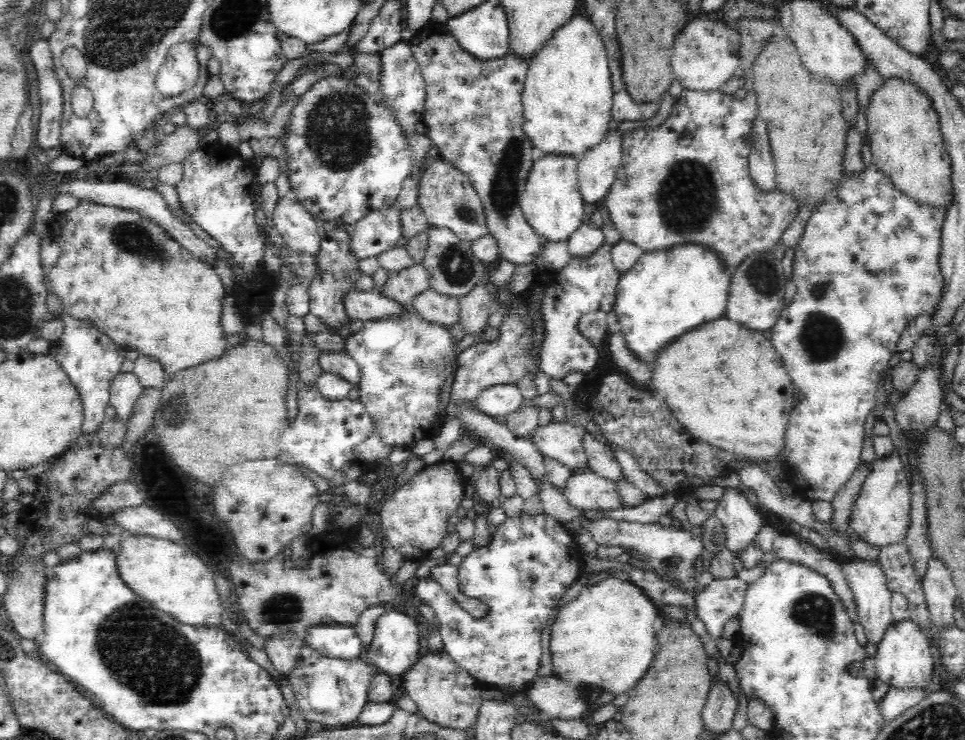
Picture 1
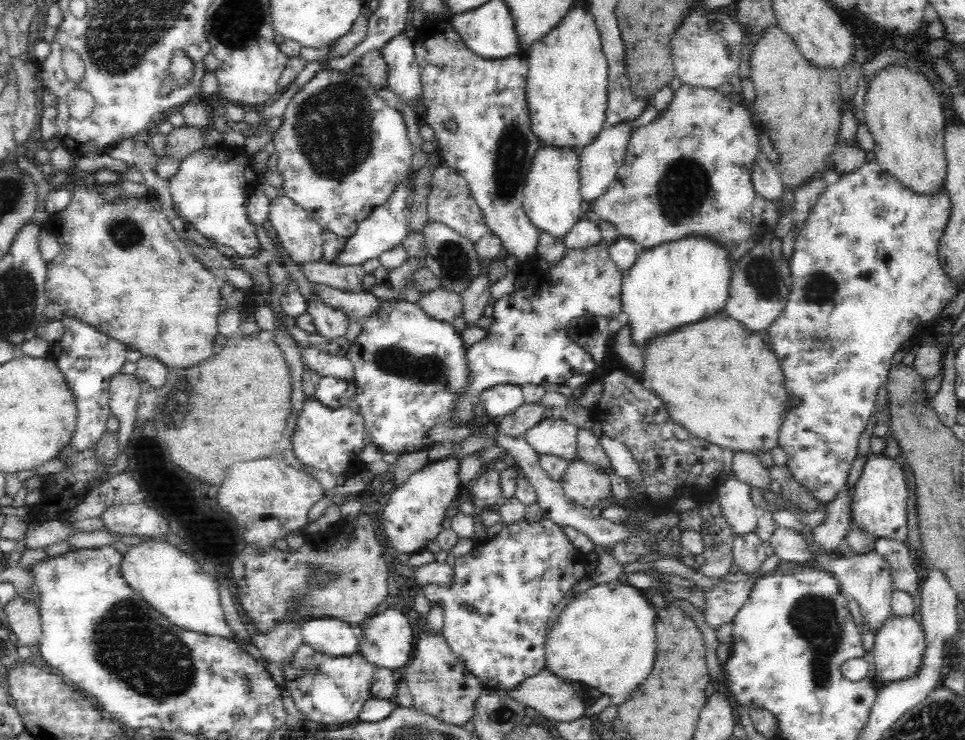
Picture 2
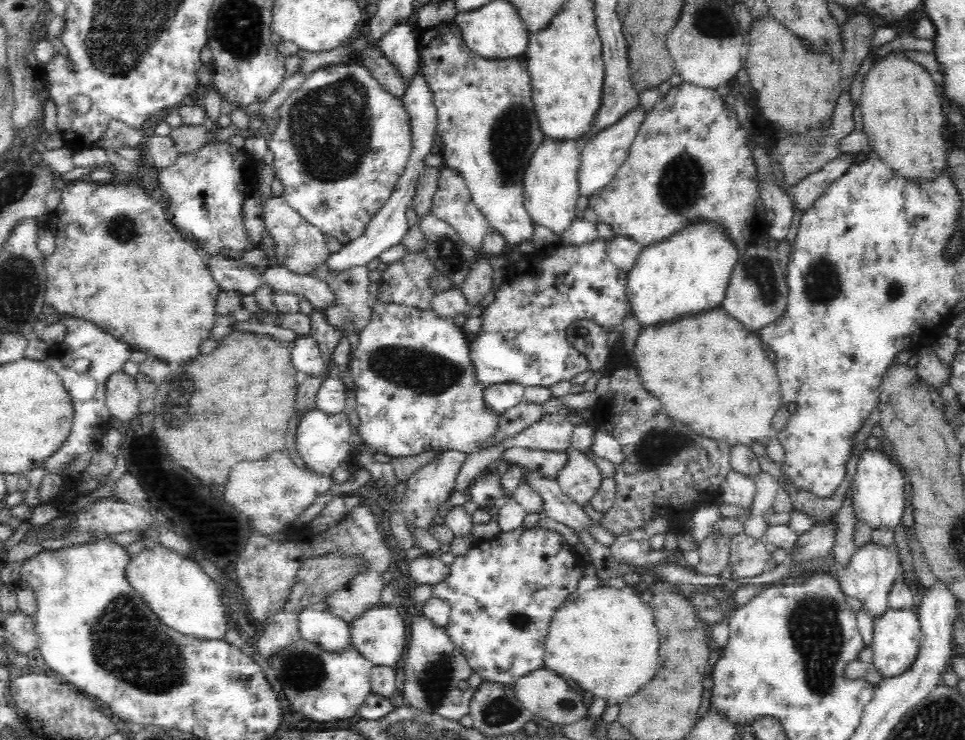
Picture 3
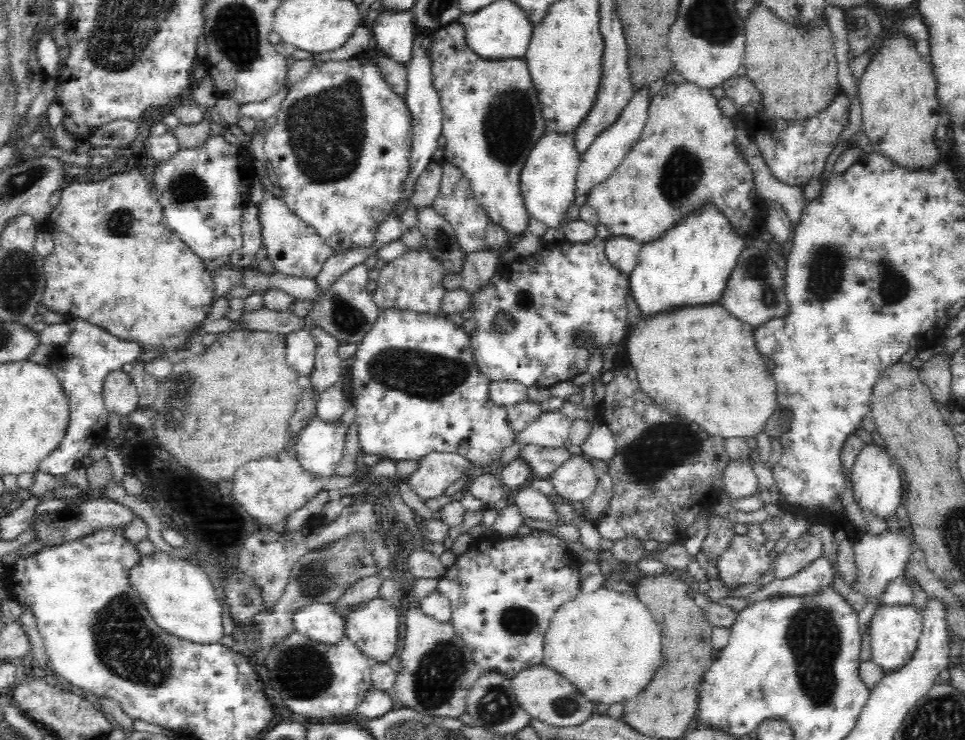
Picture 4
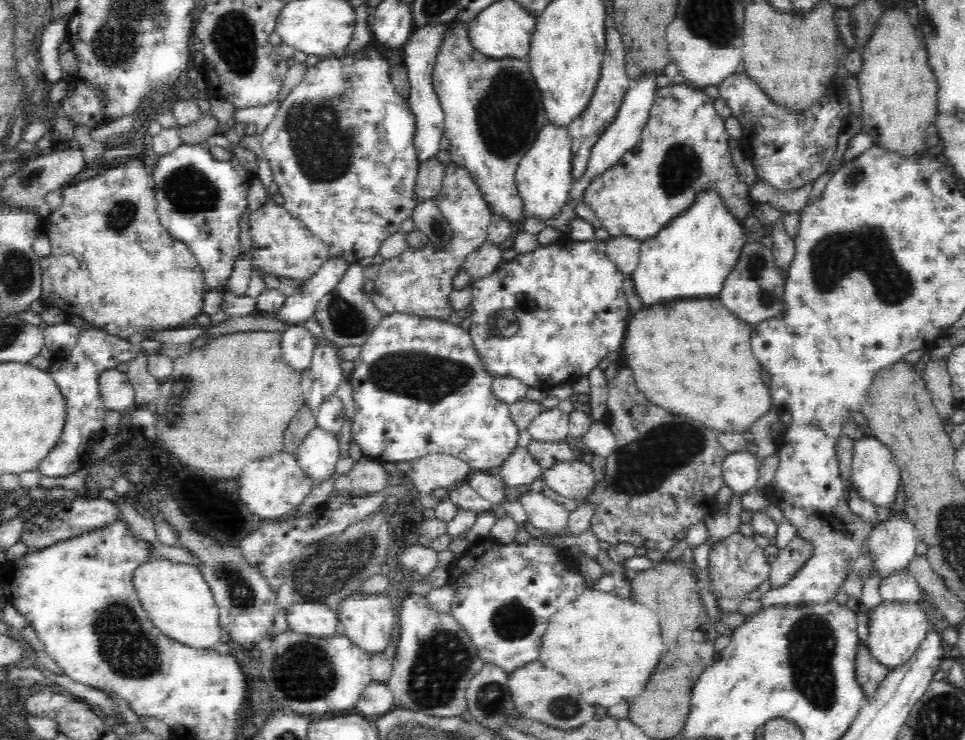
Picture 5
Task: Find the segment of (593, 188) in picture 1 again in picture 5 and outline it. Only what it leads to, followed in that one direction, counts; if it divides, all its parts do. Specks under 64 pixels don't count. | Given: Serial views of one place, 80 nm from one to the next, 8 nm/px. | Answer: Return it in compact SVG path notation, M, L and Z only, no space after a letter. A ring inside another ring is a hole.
M646 74L644 78L638 80L638 84L631 86L622 100L620 109L616 114L614 122L606 128L606 131L598 137L594 146L590 149L588 162L586 163L583 173L573 182L570 188L570 196L568 196L568 203L575 203L578 200L582 201L584 192L589 184L592 184L598 176L608 172L612 166L618 164L622 160L622 156L626 152L632 150L637 146L638 140L646 124L649 120L649 108L654 102L654 93L656 92L656 76L653 74Z

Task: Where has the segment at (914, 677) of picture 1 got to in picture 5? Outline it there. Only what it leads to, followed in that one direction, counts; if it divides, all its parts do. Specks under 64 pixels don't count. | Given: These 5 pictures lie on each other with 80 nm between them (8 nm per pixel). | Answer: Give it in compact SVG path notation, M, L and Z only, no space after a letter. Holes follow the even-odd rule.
M880 603L869 612L869 634L865 644L870 656L890 670L906 664L926 634L927 618L917 603Z

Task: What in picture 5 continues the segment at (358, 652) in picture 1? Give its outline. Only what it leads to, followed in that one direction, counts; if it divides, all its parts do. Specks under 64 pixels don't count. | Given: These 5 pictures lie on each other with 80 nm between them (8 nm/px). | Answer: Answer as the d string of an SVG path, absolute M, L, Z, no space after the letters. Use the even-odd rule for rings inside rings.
M326 603L294 604L286 619L289 630L298 634L307 634L310 638L332 638L341 631L338 612Z

